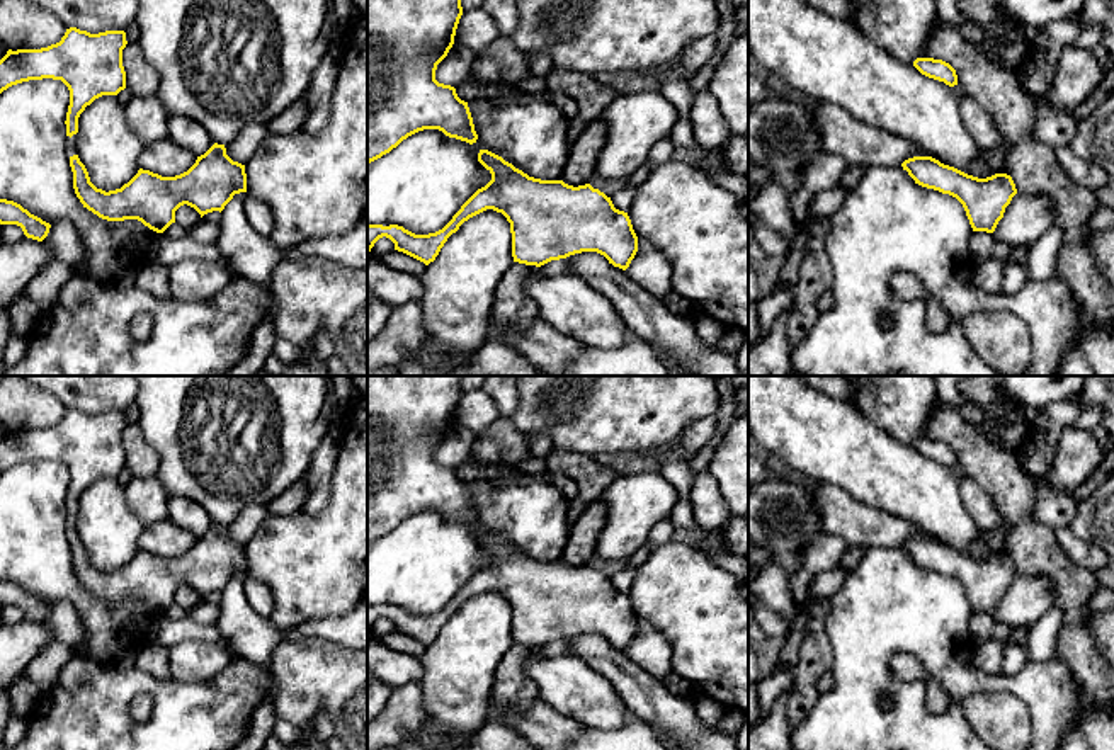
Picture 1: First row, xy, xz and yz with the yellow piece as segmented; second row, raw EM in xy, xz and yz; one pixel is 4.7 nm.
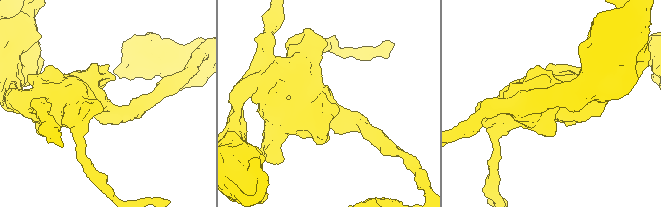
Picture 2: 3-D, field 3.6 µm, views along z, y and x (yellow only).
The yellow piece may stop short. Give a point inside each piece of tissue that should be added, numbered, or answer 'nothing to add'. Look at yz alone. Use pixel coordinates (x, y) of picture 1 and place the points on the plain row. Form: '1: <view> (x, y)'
nothing to add

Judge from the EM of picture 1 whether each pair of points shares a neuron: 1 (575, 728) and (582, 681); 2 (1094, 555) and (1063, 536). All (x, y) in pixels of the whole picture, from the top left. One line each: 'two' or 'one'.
1: two
2: one

